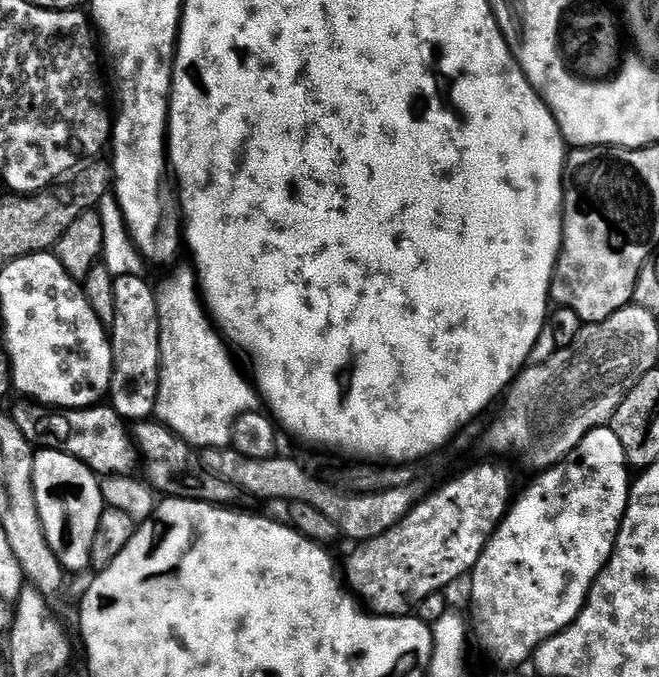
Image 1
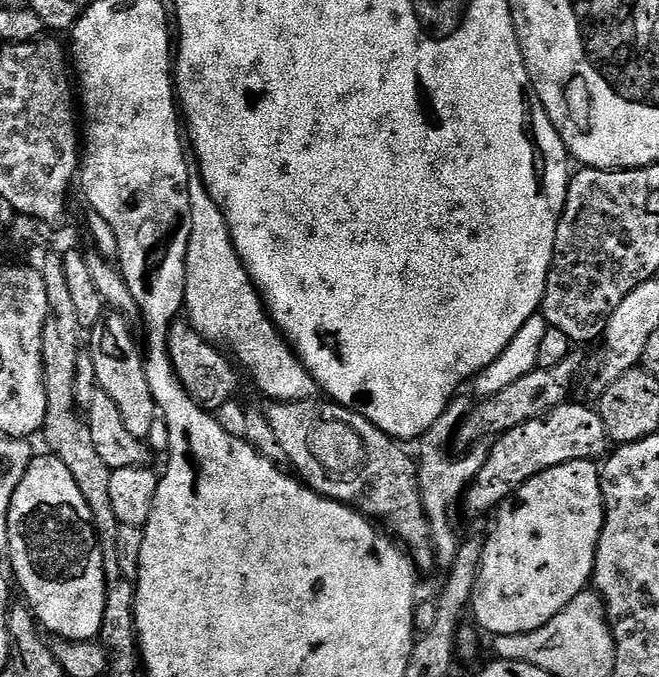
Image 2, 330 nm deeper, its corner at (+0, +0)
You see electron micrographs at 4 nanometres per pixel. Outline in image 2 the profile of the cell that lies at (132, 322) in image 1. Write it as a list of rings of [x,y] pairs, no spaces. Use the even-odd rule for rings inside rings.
[[[113,315],[113,320],[101,323],[95,329],[96,345],[92,352],[92,372],[96,375],[99,391],[102,391],[112,399],[126,422],[126,430],[134,434],[134,438],[147,441],[148,435],[158,428],[158,409],[154,402],[154,394],[150,394],[150,382],[146,382],[146,370],[144,369],[145,357],[142,348],[136,345],[132,337],[132,328],[123,315]]]

